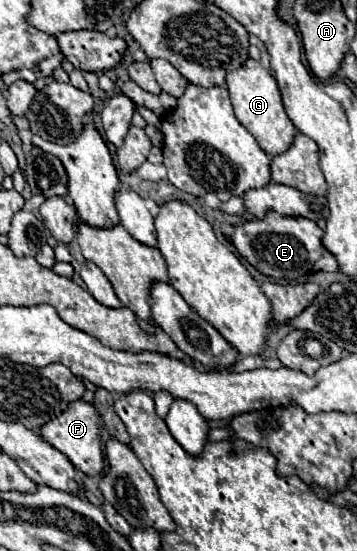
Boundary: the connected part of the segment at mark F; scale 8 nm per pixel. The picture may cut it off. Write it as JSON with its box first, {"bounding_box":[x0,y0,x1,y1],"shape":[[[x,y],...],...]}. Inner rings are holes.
{"bounding_box":[38,400,104,476],"shape":[[[74,400],[60,416],[56,416],[54,420],[46,422],[44,426],[38,428],[38,434],[52,444],[56,450],[60,450],[76,470],[84,472],[86,476],[96,476],[102,472],[104,468],[104,454],[102,454],[102,446],[100,446],[100,418],[94,410],[92,404],[84,402],[84,400]]]}

